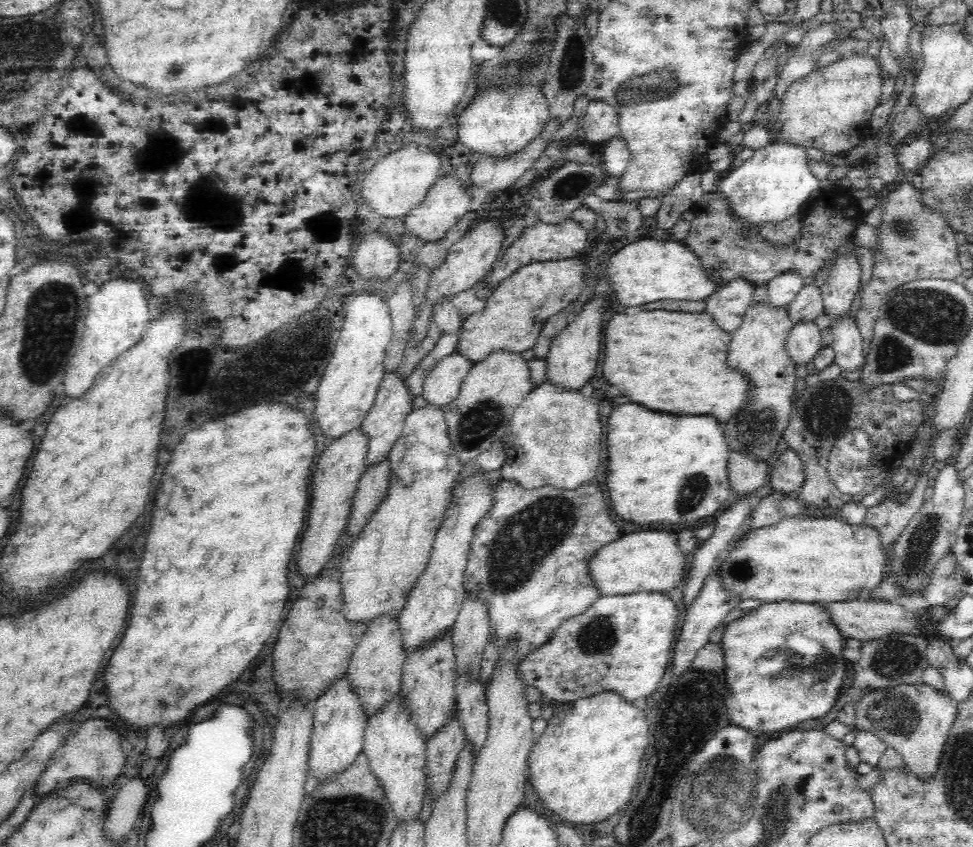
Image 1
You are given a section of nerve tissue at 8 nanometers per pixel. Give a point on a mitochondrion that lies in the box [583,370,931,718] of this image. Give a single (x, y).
(823, 408)

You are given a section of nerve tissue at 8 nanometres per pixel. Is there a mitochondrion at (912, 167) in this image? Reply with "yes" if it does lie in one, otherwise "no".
no

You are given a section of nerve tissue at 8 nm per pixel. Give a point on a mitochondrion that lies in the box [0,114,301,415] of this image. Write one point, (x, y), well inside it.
(53, 310)

